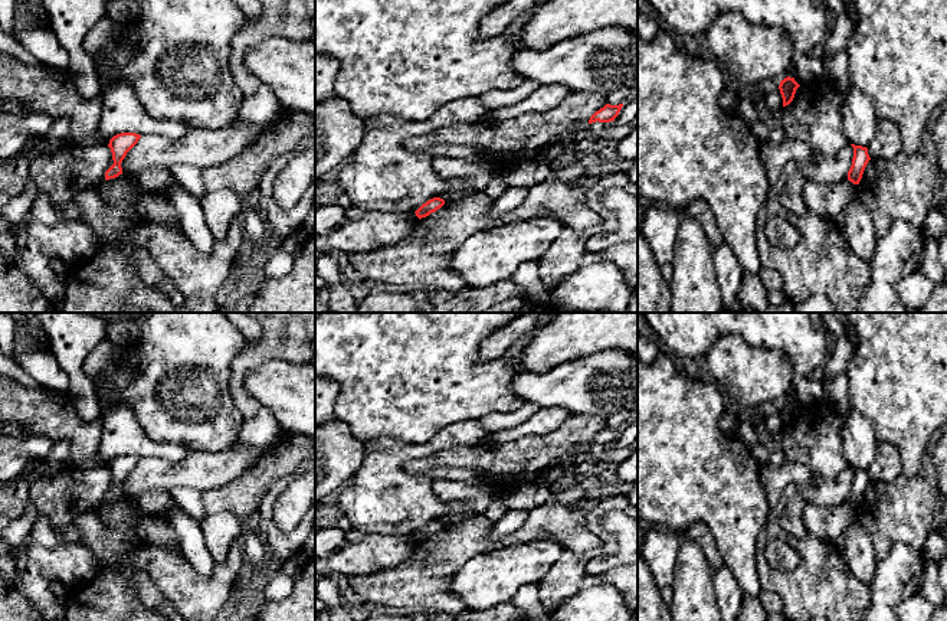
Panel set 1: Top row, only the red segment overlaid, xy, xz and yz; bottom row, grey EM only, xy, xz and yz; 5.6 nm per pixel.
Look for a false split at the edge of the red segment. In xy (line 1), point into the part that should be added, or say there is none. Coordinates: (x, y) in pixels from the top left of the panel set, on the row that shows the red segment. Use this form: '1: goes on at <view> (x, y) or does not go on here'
1: does not go on here

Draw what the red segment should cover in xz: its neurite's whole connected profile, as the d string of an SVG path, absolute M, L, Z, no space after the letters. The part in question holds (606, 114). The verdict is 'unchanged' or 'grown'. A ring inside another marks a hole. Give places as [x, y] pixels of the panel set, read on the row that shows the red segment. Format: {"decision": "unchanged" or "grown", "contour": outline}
{"decision": "unchanged", "contour": "M606 104L603 108L600 108L599 111L596 111L590 117L589 124L596 122L596 121L599 121L599 122L615 121L615 118L619 115L622 107L623 107L623 104L619 104L619 105Z"}

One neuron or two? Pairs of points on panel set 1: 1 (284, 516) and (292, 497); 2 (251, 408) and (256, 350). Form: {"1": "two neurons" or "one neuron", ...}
{"1": "one neuron", "2": "one neuron"}

